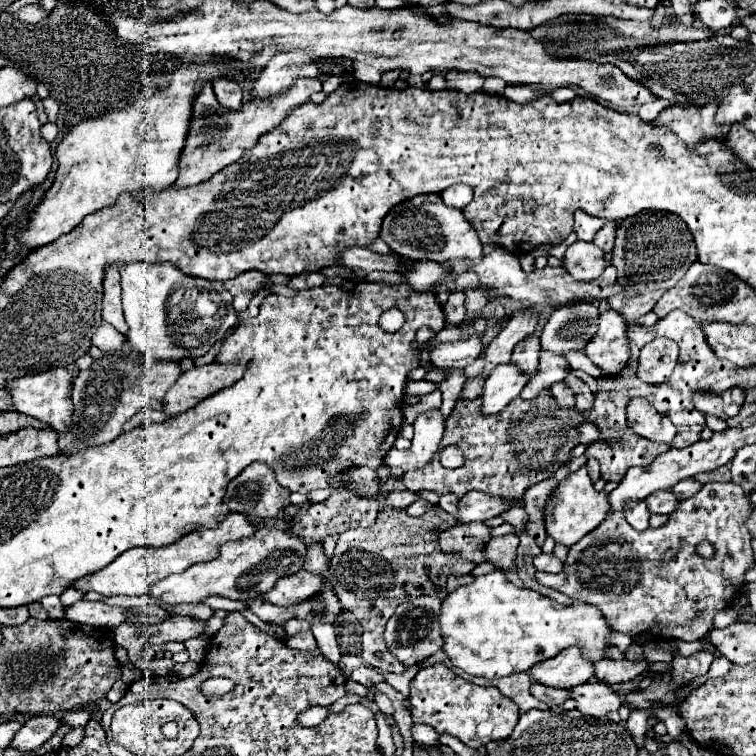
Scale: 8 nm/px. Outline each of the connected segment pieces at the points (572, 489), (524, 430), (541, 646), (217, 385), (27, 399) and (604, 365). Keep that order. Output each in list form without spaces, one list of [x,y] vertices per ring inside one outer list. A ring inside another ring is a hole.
[[[581,468],[577,472],[573,472],[567,480],[563,480],[553,496],[553,514],[545,514],[545,526],[547,526],[547,534],[555,538],[555,542],[563,544],[563,546],[573,546],[575,542],[579,542],[587,532],[595,530],[605,516],[609,514],[611,504],[605,492],[597,492],[587,468]]]
[[[547,392],[533,398],[531,408],[527,408],[525,404],[523,410],[519,408],[517,418],[485,418],[481,414],[481,402],[457,400],[451,416],[447,418],[445,436],[439,450],[445,448],[447,444],[457,444],[459,448],[463,448],[467,456],[465,466],[457,470],[447,470],[441,466],[437,452],[427,466],[405,472],[405,488],[431,490],[439,496],[455,494],[457,498],[463,498],[471,490],[481,490],[489,494],[499,494],[503,498],[521,500],[529,486],[553,476],[555,468],[571,460],[571,450],[581,444],[577,428],[587,422],[577,408],[567,408],[567,410],[557,408],[557,402]],[[525,414],[533,414],[533,418],[527,418]],[[451,422],[473,422],[473,424],[463,424],[461,428],[457,428],[457,424],[453,426]],[[451,434],[455,434],[453,440]]]
[[[501,570],[477,576],[471,584],[453,590],[441,604],[439,624],[443,652],[453,666],[483,678],[527,672],[569,646],[579,646],[583,656],[599,662],[607,646],[607,636],[611,634],[595,606],[579,606],[579,602],[561,606],[535,590],[503,582]]]
[[[213,362],[205,366],[195,366],[187,370],[183,378],[179,378],[175,386],[171,386],[171,390],[167,390],[167,394],[161,400],[163,412],[169,418],[179,416],[189,408],[193,408],[195,404],[199,404],[201,400],[213,396],[215,392],[233,386],[239,378],[243,378],[243,374],[245,366],[241,364]]]
[[[53,368],[45,370],[39,374],[27,374],[23,378],[13,378],[3,386],[11,394],[11,406],[27,416],[33,416],[53,428],[55,432],[63,434],[71,426],[71,416],[73,416],[73,402],[71,402],[71,372],[67,368]]]
[[[611,308],[605,310],[599,316],[599,332],[585,348],[585,354],[591,358],[591,362],[607,374],[621,372],[631,358],[627,326],[627,320],[619,312]]]

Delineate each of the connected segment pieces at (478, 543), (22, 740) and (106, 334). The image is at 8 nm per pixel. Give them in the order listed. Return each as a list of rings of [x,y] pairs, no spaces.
[[[471,522],[471,524],[457,524],[451,530],[445,530],[441,534],[441,550],[447,554],[459,554],[463,558],[469,558],[477,564],[485,562],[485,546],[491,540],[491,528],[483,522]]]
[[[51,714],[43,716],[31,716],[23,728],[15,734],[11,746],[21,750],[33,750],[39,748],[43,742],[47,742],[59,728],[59,718]]]
[[[103,322],[103,324],[97,328],[95,336],[93,336],[93,344],[95,344],[101,352],[119,352],[119,350],[123,348],[123,344],[125,344],[125,336],[119,334],[111,324]]]

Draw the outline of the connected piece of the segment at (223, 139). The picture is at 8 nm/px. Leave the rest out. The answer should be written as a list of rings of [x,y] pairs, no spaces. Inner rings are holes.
[[[315,76],[315,78],[295,78],[285,94],[279,94],[273,100],[245,102],[241,106],[241,110],[237,110],[237,112],[223,110],[217,104],[213,88],[209,84],[205,84],[199,98],[195,100],[195,114],[193,114],[193,120],[191,120],[191,134],[187,136],[187,146],[185,146],[183,158],[181,158],[181,176],[173,186],[175,188],[185,188],[185,186],[191,186],[191,184],[205,182],[207,178],[211,178],[213,174],[217,174],[225,166],[237,162],[243,156],[245,150],[255,146],[259,136],[273,130],[295,106],[305,104],[311,94],[321,92],[321,84],[323,82],[319,80],[319,76]]]

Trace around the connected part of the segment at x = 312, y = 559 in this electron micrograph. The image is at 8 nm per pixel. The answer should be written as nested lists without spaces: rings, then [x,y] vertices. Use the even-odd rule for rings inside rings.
[[[315,542],[309,546],[309,552],[307,552],[307,566],[305,570],[313,572],[313,574],[325,574],[329,570],[329,558],[325,556],[325,550],[323,550],[323,542]]]

